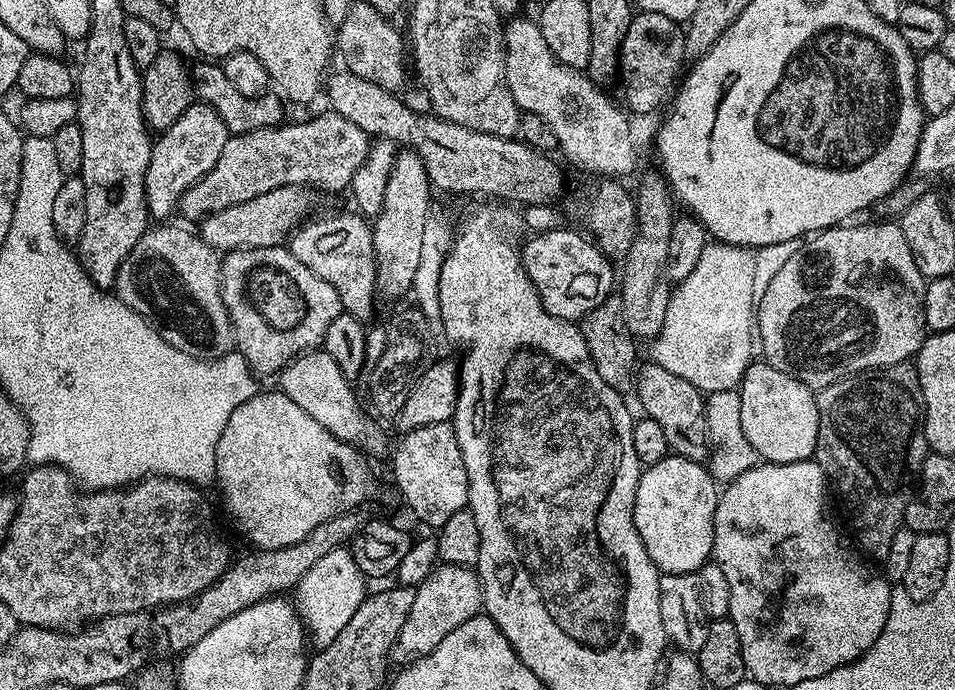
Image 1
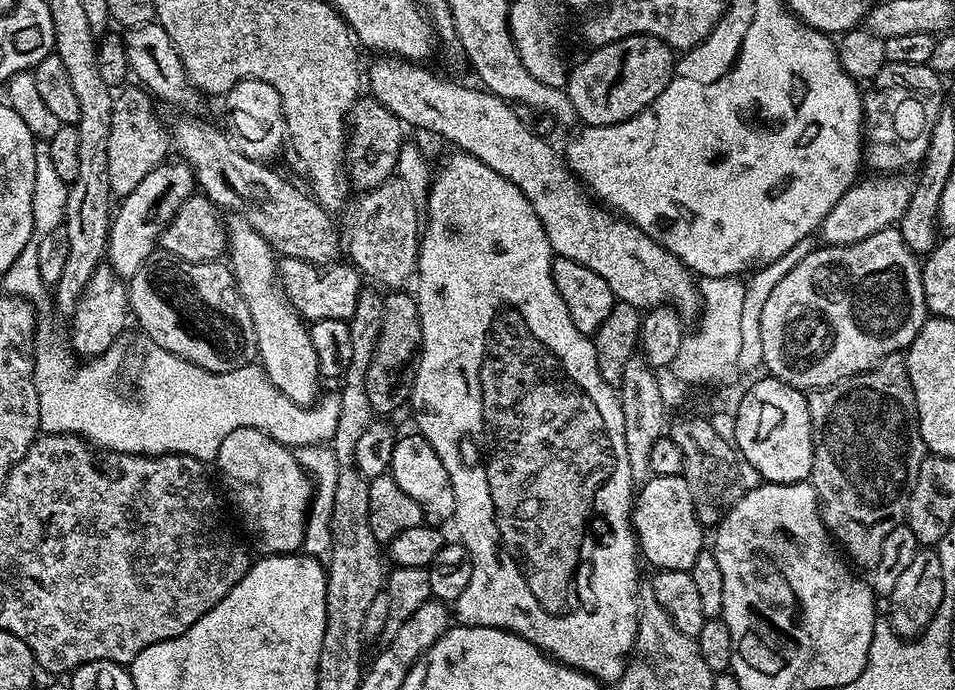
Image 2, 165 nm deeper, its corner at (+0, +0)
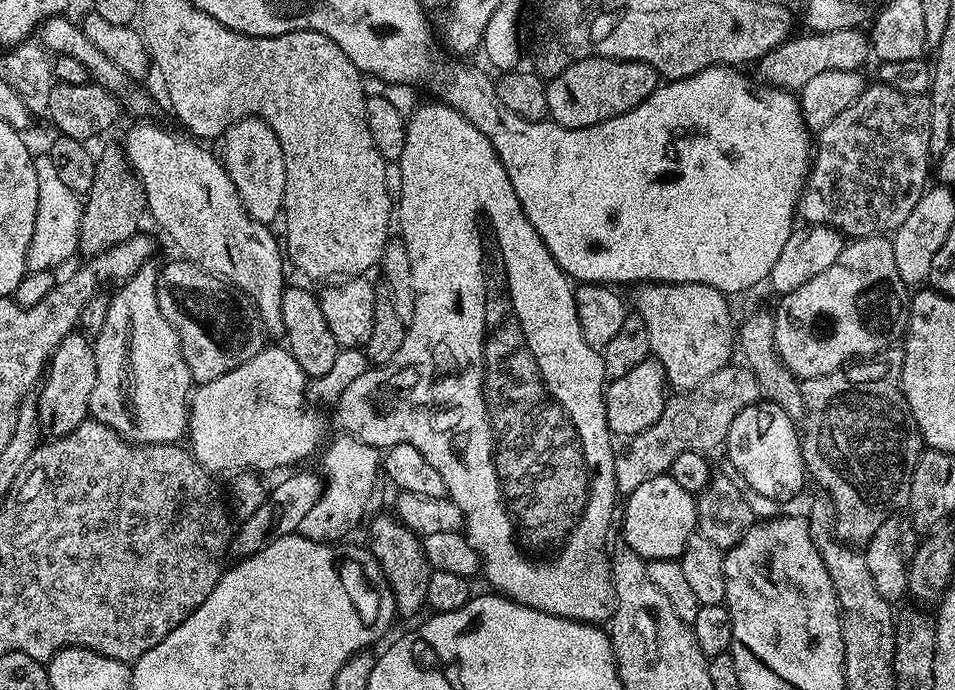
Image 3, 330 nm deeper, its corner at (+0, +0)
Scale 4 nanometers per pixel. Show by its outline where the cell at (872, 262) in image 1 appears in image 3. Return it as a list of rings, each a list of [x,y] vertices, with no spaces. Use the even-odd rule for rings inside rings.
[[[887,235],[861,236],[845,243],[834,266],[814,274],[798,290],[783,293],[779,300],[780,305],[774,308],[774,342],[780,361],[801,381],[836,372],[857,358],[875,357],[891,344],[899,345],[908,331],[910,288],[898,274],[894,246]]]

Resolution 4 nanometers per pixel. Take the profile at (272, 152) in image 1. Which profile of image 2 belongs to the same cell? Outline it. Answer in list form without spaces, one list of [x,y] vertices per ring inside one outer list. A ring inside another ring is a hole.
[[[364,94],[353,104],[351,112],[348,113],[346,121],[346,176],[350,181],[351,187],[357,188],[357,193],[369,192],[371,188],[382,186],[382,182],[393,179],[396,167],[398,166],[398,154],[400,148],[406,143],[405,125],[382,102],[378,102],[371,94]]]

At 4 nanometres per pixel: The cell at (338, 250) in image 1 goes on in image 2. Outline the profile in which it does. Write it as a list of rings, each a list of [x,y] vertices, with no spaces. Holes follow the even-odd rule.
[[[180,118],[176,125],[171,125],[170,140],[182,159],[192,167],[196,175],[199,191],[207,196],[217,209],[226,208],[232,216],[241,216],[262,238],[271,246],[273,253],[281,257],[289,256],[305,260],[311,264],[327,266],[337,259],[342,252],[342,236],[336,233],[336,224],[331,220],[329,209],[321,207],[307,191],[295,188],[288,180],[283,180],[278,173],[263,160],[255,160],[242,154],[239,148],[233,146],[228,140],[210,124],[202,124],[198,118]]]

